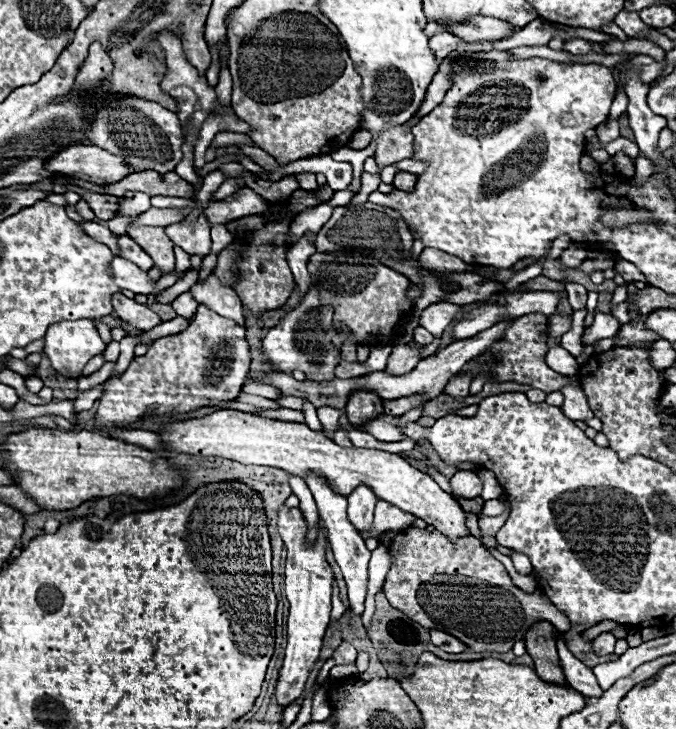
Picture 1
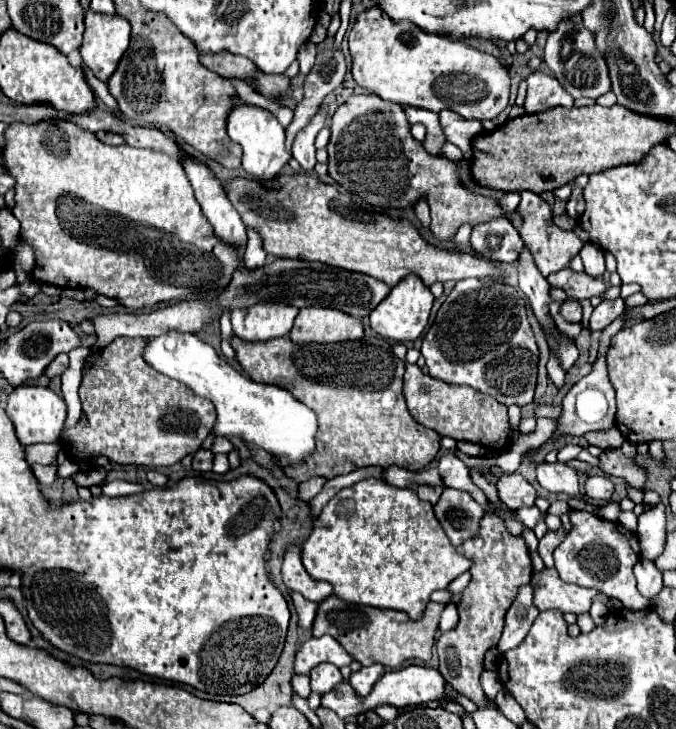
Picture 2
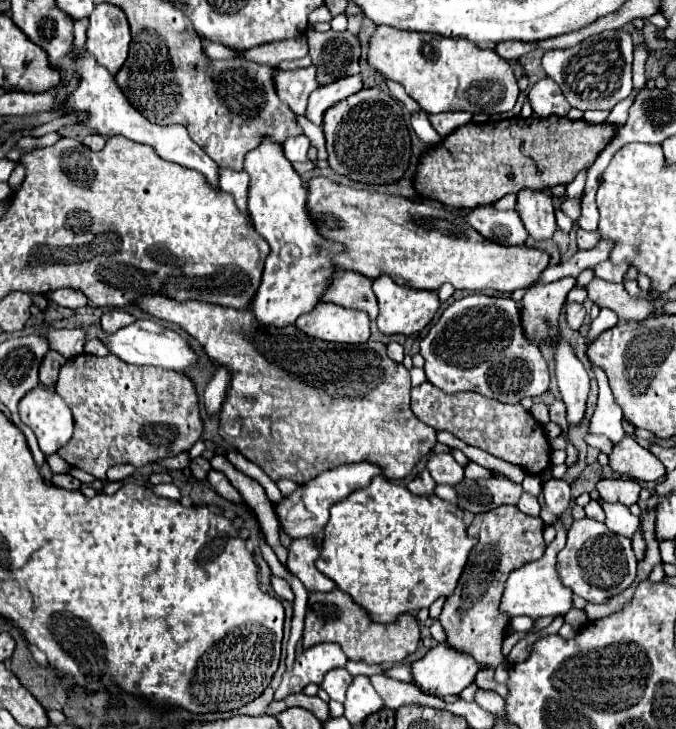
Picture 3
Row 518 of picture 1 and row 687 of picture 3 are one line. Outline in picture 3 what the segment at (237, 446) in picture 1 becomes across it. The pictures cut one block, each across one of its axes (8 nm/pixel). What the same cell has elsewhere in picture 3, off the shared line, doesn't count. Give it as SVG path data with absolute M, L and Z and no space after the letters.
M438 644L422 660L412 664L412 674L418 686L432 696L460 694L474 682L480 666L466 652L456 652L448 644Z

